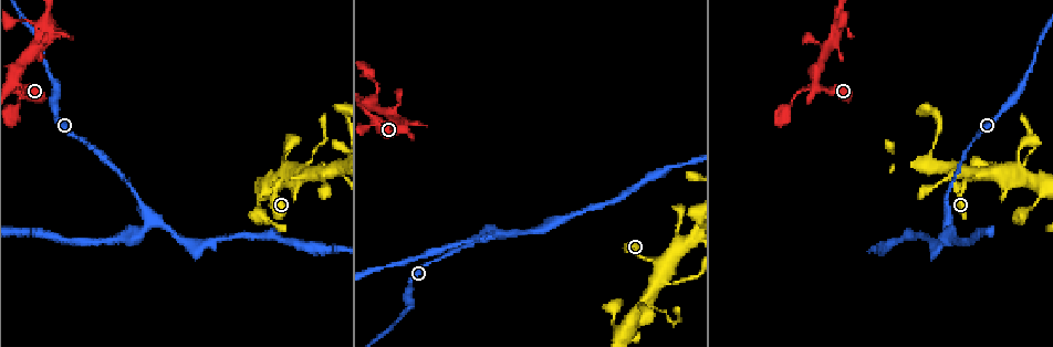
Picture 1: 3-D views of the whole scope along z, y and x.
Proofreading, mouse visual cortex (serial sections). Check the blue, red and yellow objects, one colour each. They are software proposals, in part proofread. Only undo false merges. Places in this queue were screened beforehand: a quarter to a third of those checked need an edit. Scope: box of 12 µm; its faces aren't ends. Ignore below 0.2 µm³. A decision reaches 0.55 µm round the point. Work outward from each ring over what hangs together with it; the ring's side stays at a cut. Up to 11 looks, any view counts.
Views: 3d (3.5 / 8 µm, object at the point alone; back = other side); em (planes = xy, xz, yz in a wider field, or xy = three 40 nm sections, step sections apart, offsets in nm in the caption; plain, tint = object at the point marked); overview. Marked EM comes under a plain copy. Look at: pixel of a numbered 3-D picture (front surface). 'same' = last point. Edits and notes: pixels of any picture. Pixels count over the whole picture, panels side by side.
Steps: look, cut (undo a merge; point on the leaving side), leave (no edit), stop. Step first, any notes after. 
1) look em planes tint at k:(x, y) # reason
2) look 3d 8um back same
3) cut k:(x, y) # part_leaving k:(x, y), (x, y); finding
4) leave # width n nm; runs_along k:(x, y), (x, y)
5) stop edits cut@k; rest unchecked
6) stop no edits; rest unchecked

look 3d 3.5um at 1:(674, 284) # sudden change in width

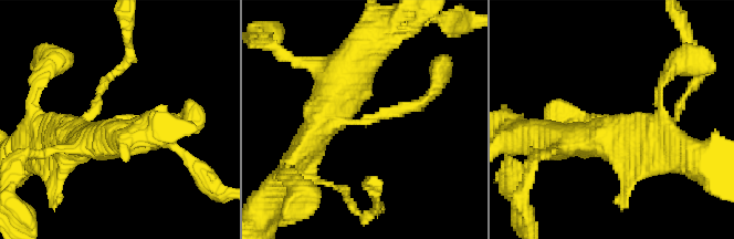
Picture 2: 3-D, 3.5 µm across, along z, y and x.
look em xy step 5 tint at 2:(363, 120) # now the EM

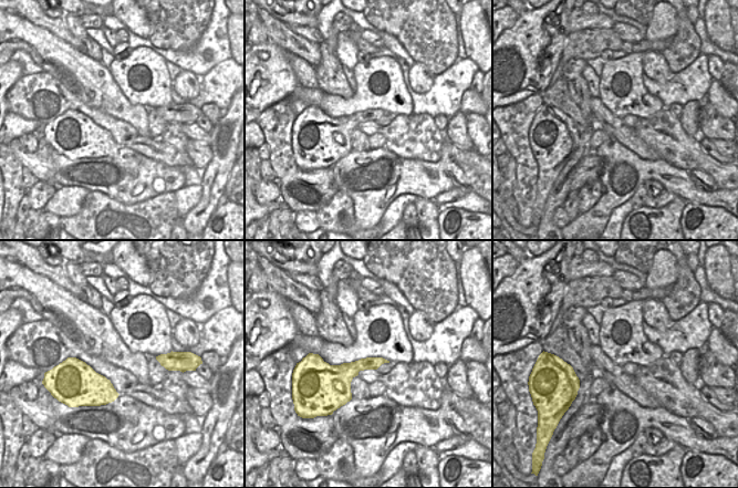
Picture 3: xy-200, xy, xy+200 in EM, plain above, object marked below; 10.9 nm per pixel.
leave # runs_along 2:(332, 70), (328, 112), (345, 121), (430, 95); one cell here

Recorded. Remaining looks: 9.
look 3d 3.5um at 1:(150, 215) # arms part here

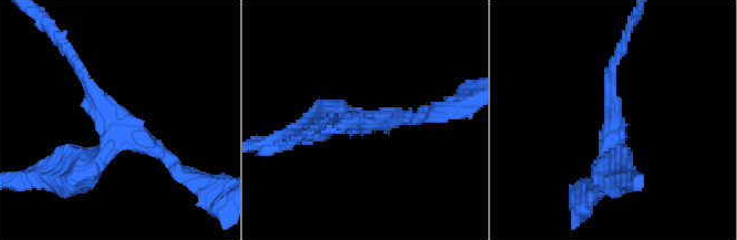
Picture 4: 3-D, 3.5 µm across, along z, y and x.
look em planes tint at 4:(359, 122)

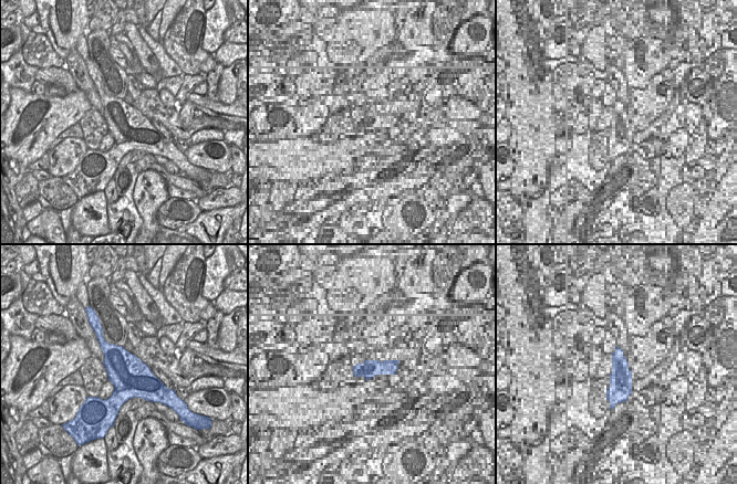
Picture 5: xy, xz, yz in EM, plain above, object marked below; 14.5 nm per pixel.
leave # arm_widths 150, 250, 350 nm; all the same cell

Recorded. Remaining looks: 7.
look 3d 3.5um back at 1:(373, 77) # calibre changes

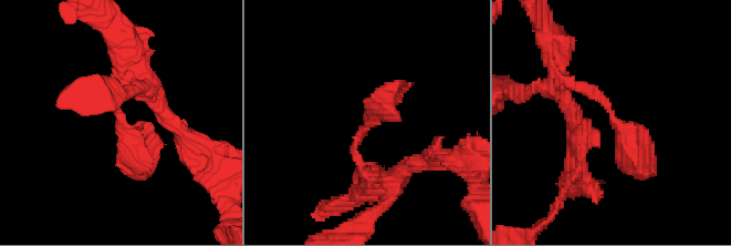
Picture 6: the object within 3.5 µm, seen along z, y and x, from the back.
look em xy step 5 tint at 6:(619, 125)

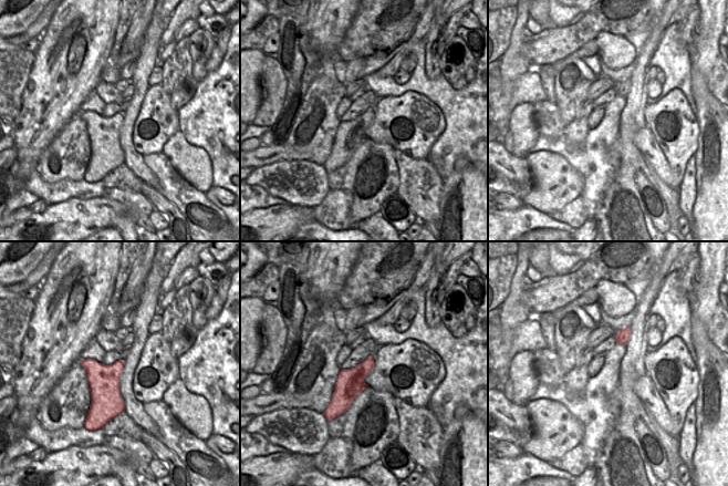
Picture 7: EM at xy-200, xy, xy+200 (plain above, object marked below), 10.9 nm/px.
leave # runs_along 6:(567, 82), (593, 89), (649, 174); all the same cell

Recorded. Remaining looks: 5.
look 3d 3.5um at 1:(835, 29) # arms part here

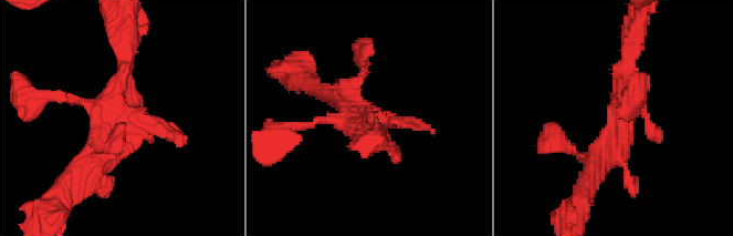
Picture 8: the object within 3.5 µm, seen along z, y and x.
leave # runs_along 8:(87, 167), (114, 113), (46, 96); continuous, no second cell

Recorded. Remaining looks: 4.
stop no edits; rest unchecked

